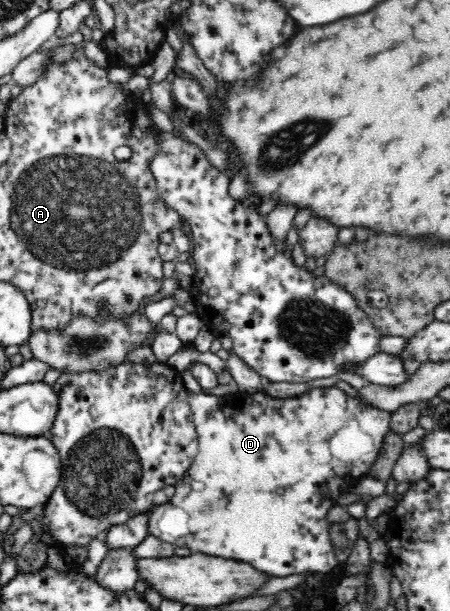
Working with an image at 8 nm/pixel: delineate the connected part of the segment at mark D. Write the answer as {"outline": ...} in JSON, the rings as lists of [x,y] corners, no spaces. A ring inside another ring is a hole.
{"outline":[[[336,387],[316,389],[312,388],[310,391],[302,394],[301,396],[286,399],[273,398],[267,394],[262,394],[260,391],[258,393],[250,394],[243,394],[242,392],[239,392],[237,394],[229,395],[228,397],[214,396],[206,392],[198,392],[198,394],[189,392],[188,402],[193,414],[193,421],[197,432],[198,454],[196,454],[194,462],[192,462],[188,472],[186,472],[186,476],[182,480],[179,480],[178,484],[175,484],[174,496],[167,503],[156,505],[150,510],[150,513],[148,514],[148,534],[156,536],[156,538],[162,541],[179,546],[180,548],[189,548],[192,552],[201,552],[210,556],[219,556],[225,559],[239,560],[250,563],[254,568],[264,573],[268,573],[270,576],[290,576],[290,574],[310,574],[314,572],[321,572],[325,574],[331,573],[333,568],[338,565],[338,561],[335,555],[333,544],[331,543],[330,533],[328,532],[329,526],[331,524],[326,521],[326,516],[328,516],[328,513],[324,514],[324,500],[330,500],[330,502],[334,502],[334,490],[338,490],[338,486],[339,488],[346,488],[348,484],[352,486],[352,482],[354,482],[356,478],[360,478],[360,476],[364,477],[366,474],[368,474],[368,472],[370,472],[370,468],[372,468],[372,465],[374,462],[376,462],[376,458],[378,458],[378,455],[380,454],[380,450],[382,450],[382,443],[384,442],[385,436],[390,430],[391,412],[383,411],[370,405],[364,405],[360,399],[352,398],[352,396],[348,396],[346,392],[343,392]]]}

